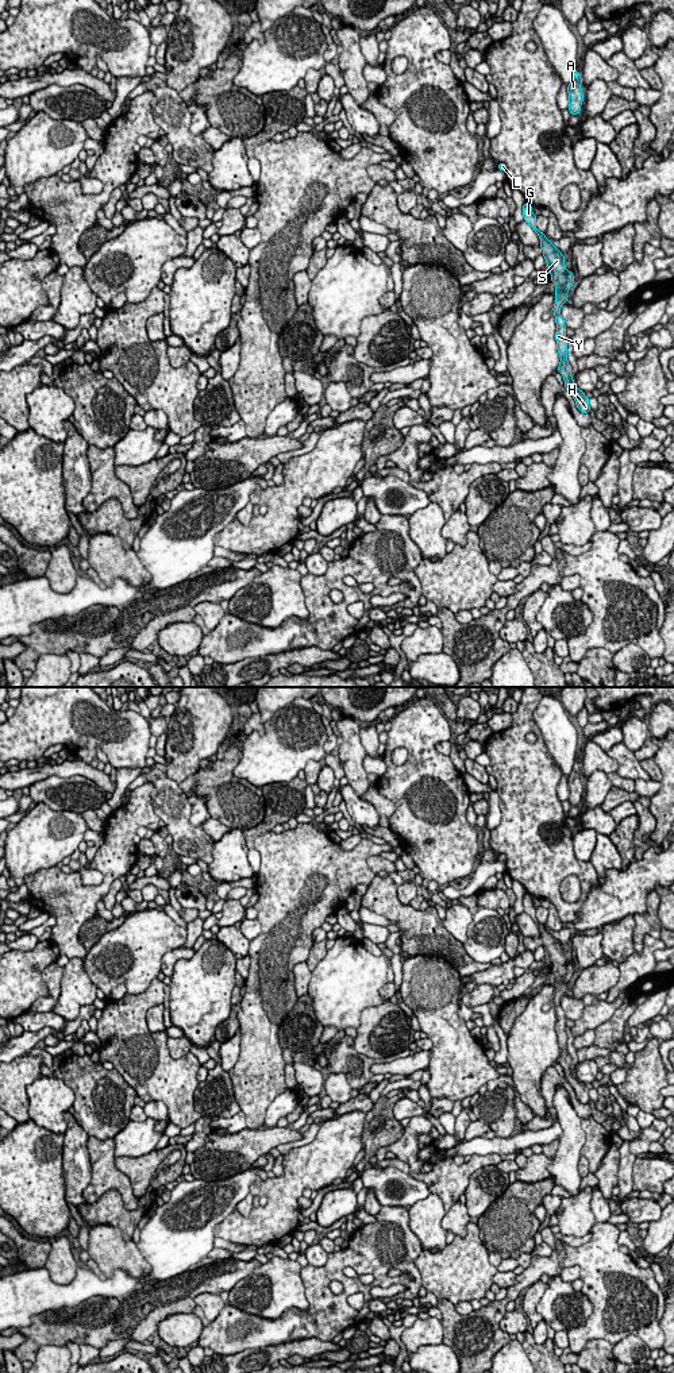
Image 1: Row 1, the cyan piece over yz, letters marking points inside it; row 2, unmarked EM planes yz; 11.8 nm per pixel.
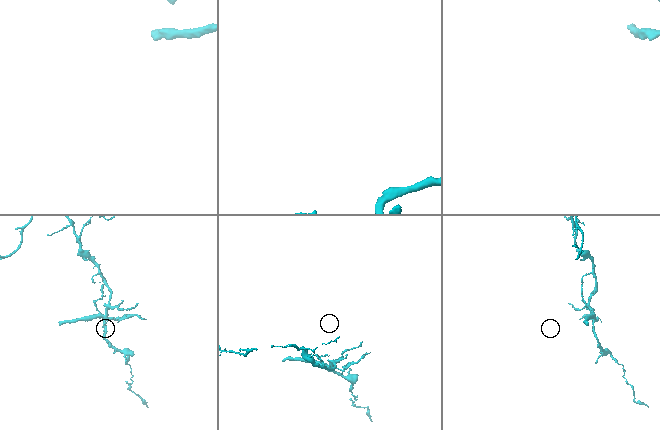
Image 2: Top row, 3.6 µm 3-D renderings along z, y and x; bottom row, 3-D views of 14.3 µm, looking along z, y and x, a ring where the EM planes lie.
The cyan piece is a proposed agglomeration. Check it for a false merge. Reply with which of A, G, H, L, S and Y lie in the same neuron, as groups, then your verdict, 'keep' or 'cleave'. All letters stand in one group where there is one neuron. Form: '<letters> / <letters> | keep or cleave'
A G H S Y / L | cleave

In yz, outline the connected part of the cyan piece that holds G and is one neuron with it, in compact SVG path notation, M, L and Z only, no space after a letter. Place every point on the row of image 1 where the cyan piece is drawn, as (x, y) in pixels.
M525 203L523 205L523 216L524 216L524 221L534 228L534 231L538 234L540 239L543 257L547 262L548 271L551 273L551 281L555 284L556 300L552 311L556 323L556 332L555 332L556 350L561 358L558 371L563 377L566 390L575 400L577 408L582 413L588 413L590 410L589 398L585 396L582 390L579 390L577 386L573 385L575 379L571 378L571 366L567 362L566 325L561 315L561 306L566 304L569 298L567 293L565 292L566 273L567 273L565 265L565 257L551 242L547 240L546 234L540 232L536 228L536 216L532 213L532 207L529 203Z

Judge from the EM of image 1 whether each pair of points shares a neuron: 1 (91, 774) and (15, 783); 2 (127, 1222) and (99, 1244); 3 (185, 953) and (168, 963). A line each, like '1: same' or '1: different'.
1: same
2: different
3: same

